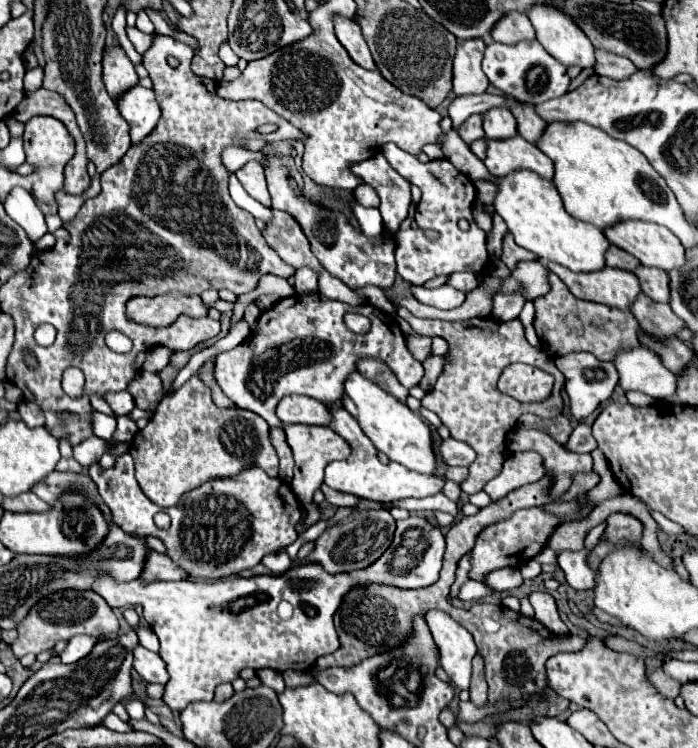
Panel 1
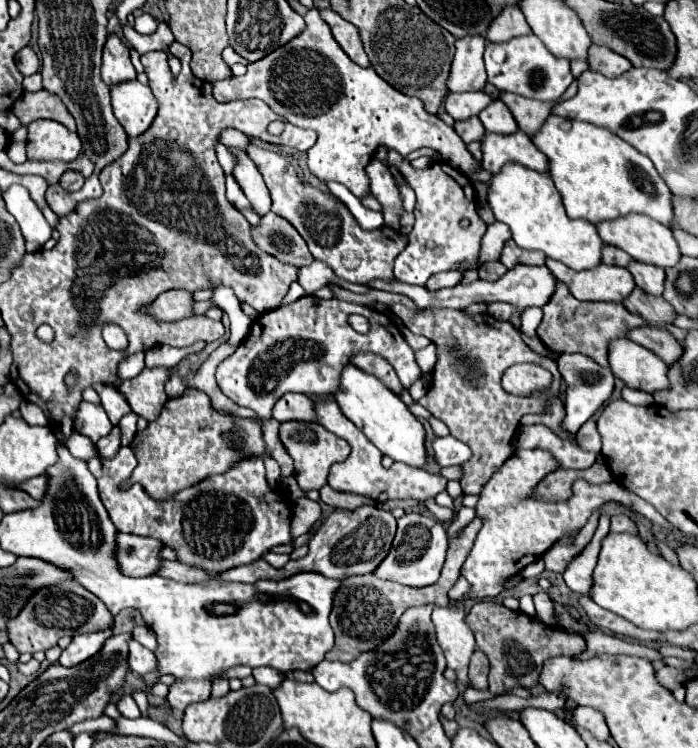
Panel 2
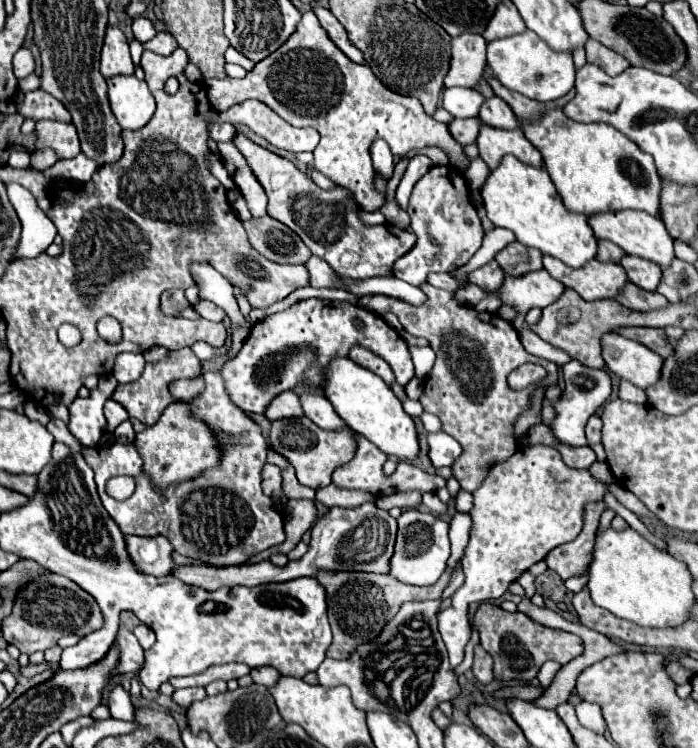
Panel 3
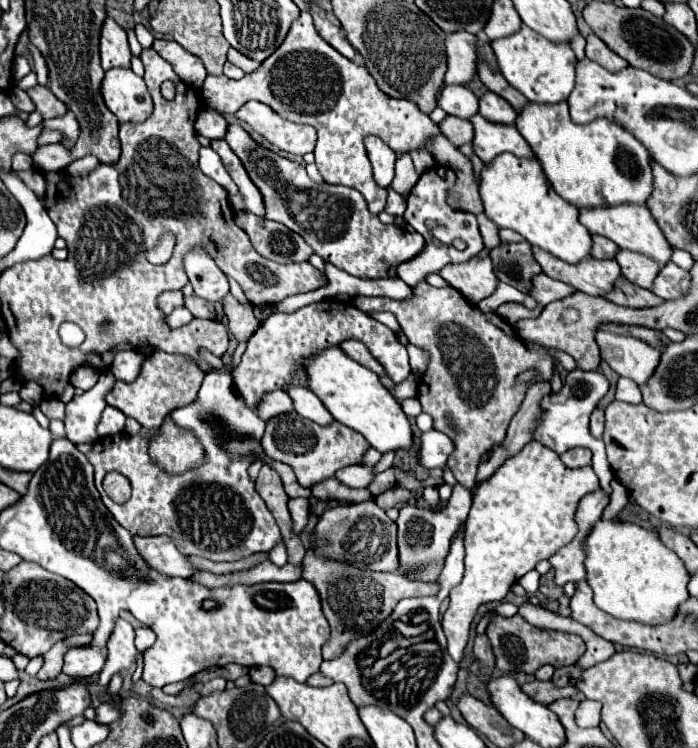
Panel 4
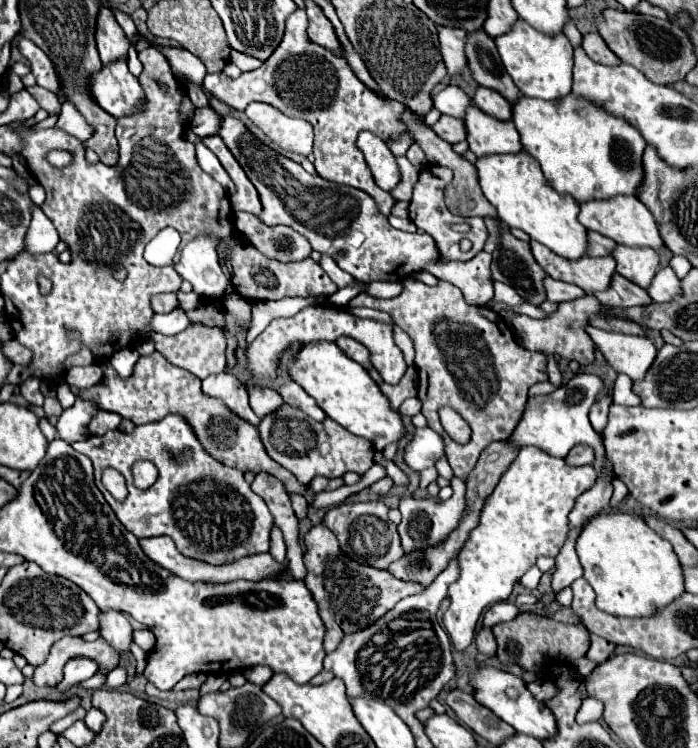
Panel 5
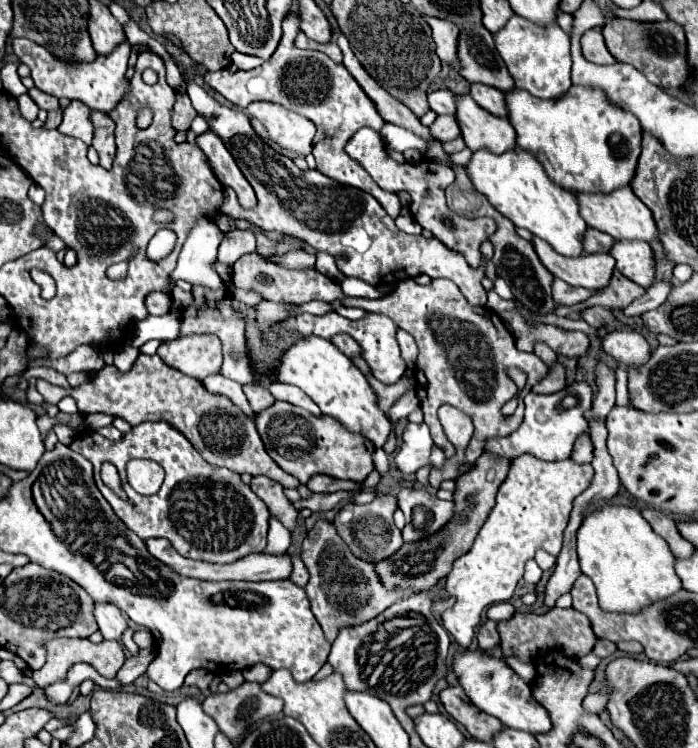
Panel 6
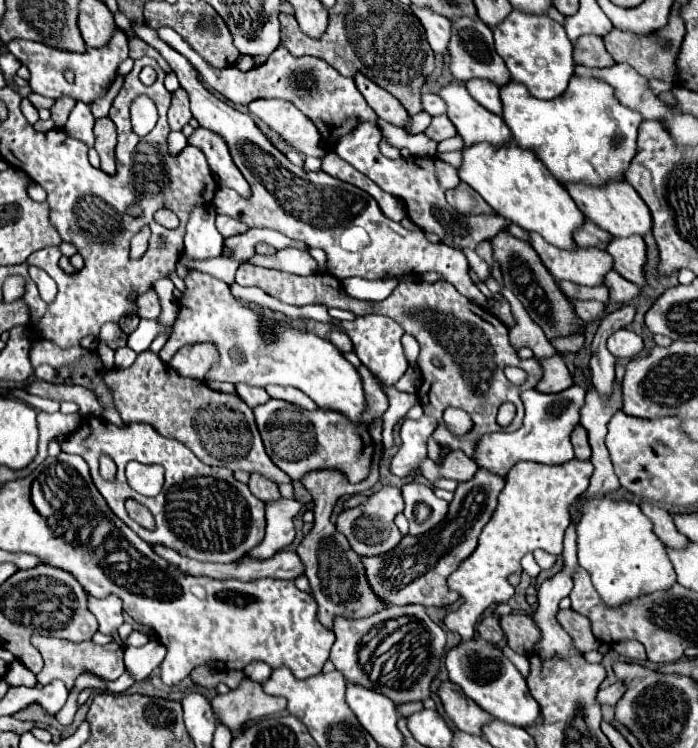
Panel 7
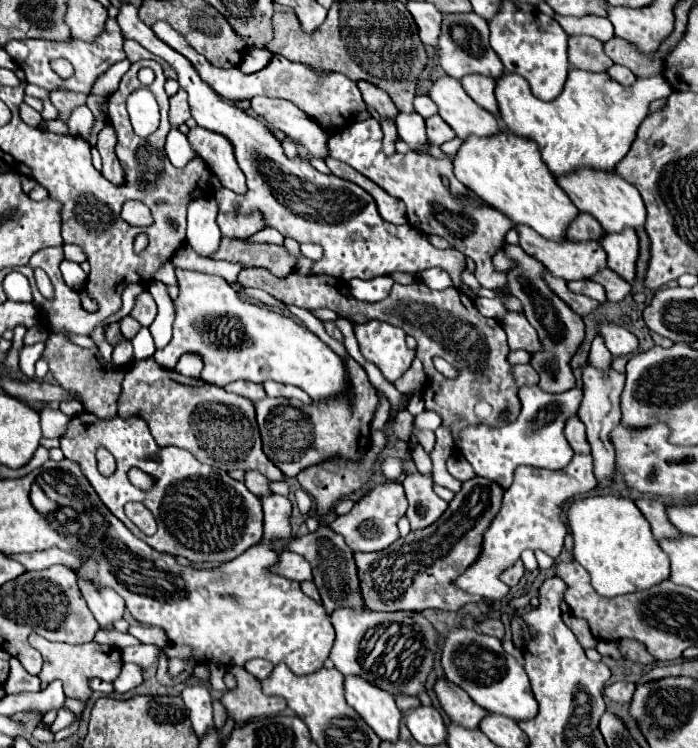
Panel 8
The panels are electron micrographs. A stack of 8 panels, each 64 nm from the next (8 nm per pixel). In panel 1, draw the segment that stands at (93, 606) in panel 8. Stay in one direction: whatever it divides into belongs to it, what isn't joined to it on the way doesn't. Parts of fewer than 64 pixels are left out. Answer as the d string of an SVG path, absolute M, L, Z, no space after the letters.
M138 646L134 650L134 670L146 680L146 682L156 682L156 684L166 684L168 682L168 670L164 660L146 650L144 646Z

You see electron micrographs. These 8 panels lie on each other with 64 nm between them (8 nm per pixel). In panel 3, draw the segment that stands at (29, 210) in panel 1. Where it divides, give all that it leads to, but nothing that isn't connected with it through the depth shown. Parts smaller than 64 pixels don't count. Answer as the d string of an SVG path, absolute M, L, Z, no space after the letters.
M12 182L6 188L8 188L8 200L22 224L22 238L14 258L34 258L52 244L56 236L56 226L38 208L34 196L24 186Z

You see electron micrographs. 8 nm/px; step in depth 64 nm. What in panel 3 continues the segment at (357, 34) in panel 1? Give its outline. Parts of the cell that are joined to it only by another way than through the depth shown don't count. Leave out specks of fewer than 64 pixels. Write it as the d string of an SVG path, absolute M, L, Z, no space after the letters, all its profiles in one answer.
M316 6L314 8L314 14L318 16L320 24L324 26L324 30L328 32L328 36L332 38L332 42L356 64L362 64L364 62L364 56L362 52L348 40L348 32L346 28L336 20L336 16L332 16L332 12L328 8L322 8L322 6Z

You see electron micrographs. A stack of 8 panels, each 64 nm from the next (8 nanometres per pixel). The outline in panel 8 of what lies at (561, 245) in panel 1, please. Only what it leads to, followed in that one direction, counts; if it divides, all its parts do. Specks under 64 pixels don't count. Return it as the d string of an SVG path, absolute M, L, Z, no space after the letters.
M504 130L492 138L468 138L454 158L454 174L488 206L504 212L514 224L524 224L540 236L564 242L564 232L580 214L568 194L558 186L556 178L540 158L540 150L532 140L518 138Z

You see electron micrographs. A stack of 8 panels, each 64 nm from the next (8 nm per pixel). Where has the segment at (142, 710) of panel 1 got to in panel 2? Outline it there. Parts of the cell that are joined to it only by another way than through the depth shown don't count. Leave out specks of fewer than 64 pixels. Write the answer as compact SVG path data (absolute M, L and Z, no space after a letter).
M122 696L118 700L118 710L122 712L122 716L126 718L138 718L140 716L140 708L138 704L132 700L132 696Z

